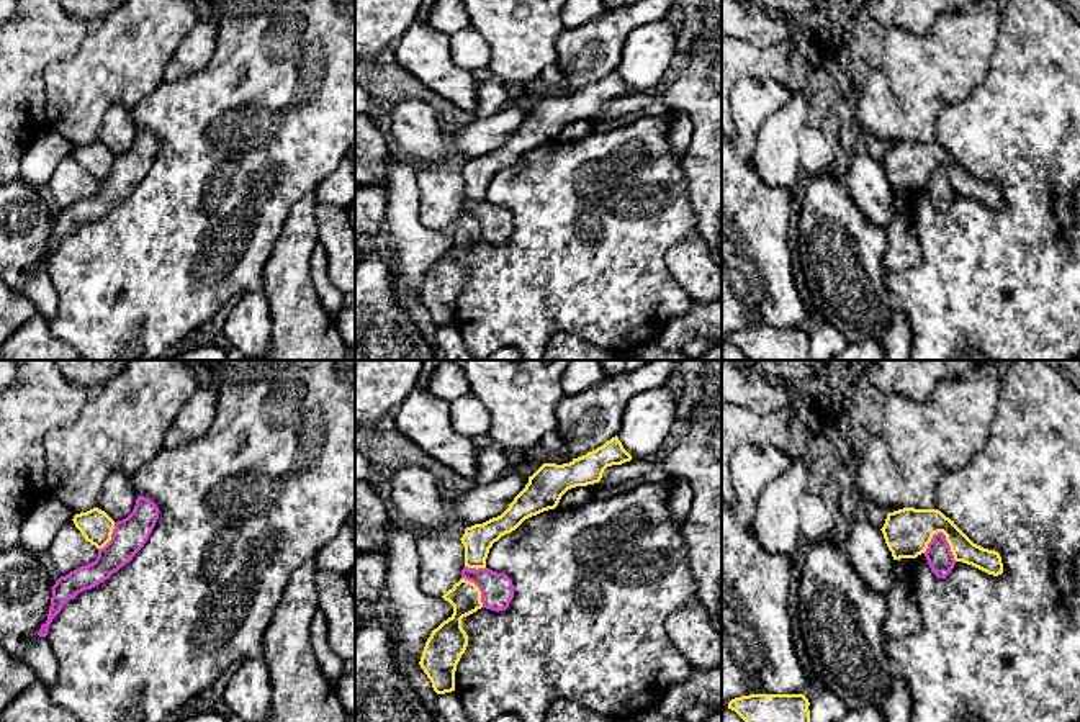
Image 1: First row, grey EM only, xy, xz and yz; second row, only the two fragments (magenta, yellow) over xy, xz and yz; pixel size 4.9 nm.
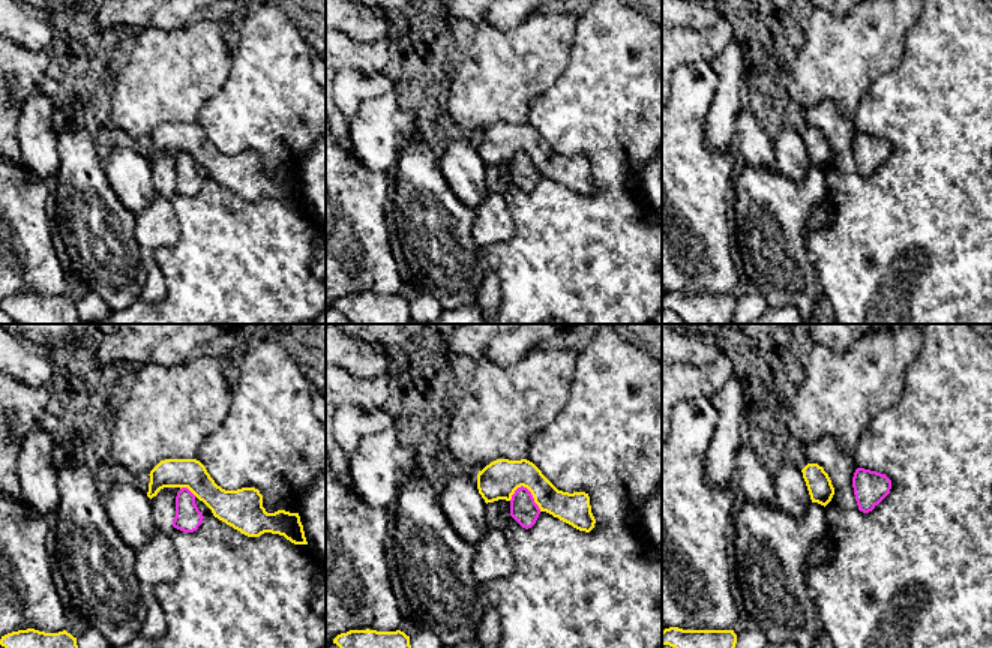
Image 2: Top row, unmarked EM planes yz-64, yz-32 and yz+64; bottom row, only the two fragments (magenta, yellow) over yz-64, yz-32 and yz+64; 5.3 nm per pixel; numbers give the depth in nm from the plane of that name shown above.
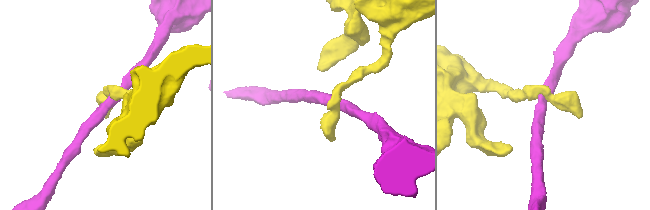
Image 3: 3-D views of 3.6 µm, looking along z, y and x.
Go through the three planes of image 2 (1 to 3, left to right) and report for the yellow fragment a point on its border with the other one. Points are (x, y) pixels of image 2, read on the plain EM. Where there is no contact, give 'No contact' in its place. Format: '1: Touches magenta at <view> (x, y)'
1: Touches magenta at yz-64 (186, 152)
2: Touches magenta at yz-32 (530, 156)
3: No contact

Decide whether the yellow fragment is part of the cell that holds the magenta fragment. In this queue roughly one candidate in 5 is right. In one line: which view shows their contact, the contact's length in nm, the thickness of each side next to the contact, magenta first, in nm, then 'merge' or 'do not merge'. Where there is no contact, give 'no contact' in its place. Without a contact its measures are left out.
yz | 180 nm | 130/240 nm | do not merge

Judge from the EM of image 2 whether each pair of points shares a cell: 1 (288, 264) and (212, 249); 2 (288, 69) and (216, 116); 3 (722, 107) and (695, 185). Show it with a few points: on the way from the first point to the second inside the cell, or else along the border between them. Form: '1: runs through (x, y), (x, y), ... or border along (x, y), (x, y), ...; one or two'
1: runs through (269, 263), (231, 263); one
2: runs through (270, 87), (242, 116), (234, 116); one
3: border along (709, 111), (706, 144), (712, 150), (722, 153); two

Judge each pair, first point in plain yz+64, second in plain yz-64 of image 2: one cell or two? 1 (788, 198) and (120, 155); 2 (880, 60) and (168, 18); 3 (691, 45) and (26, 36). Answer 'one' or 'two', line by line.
1: two
2: two
3: two

